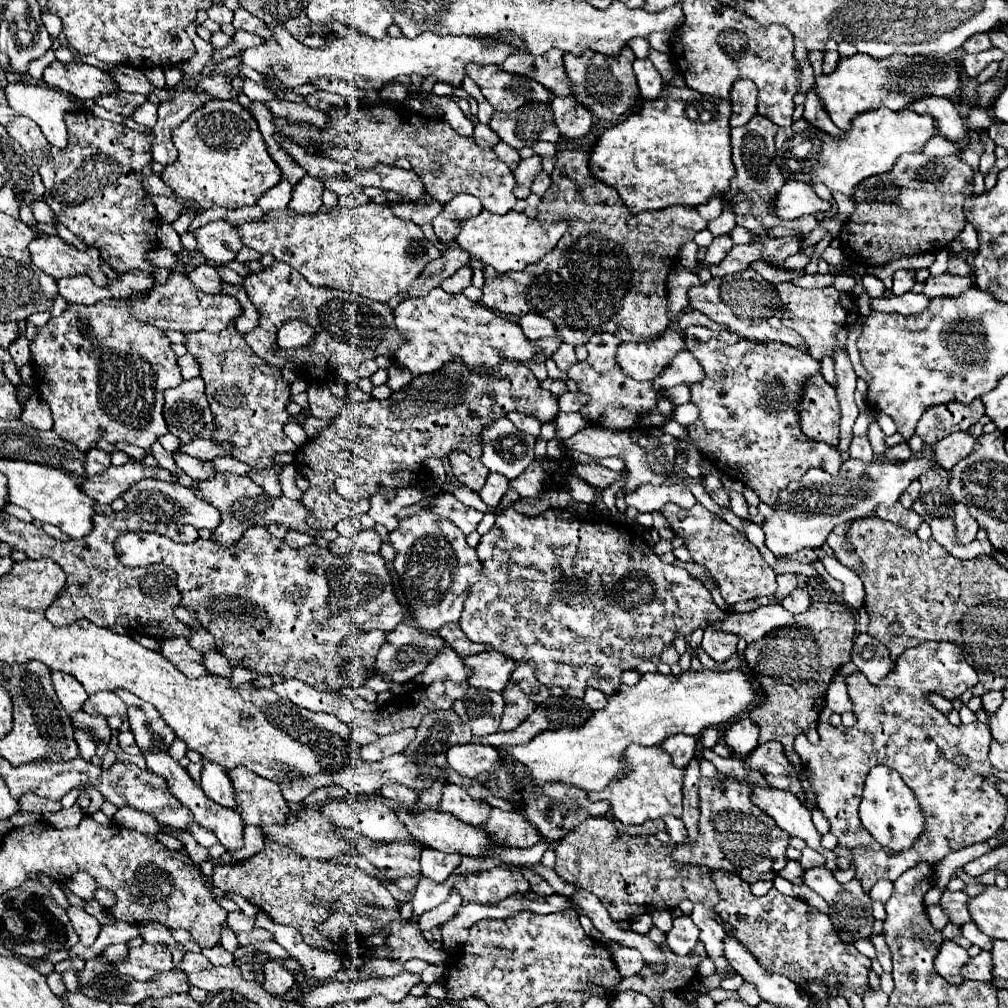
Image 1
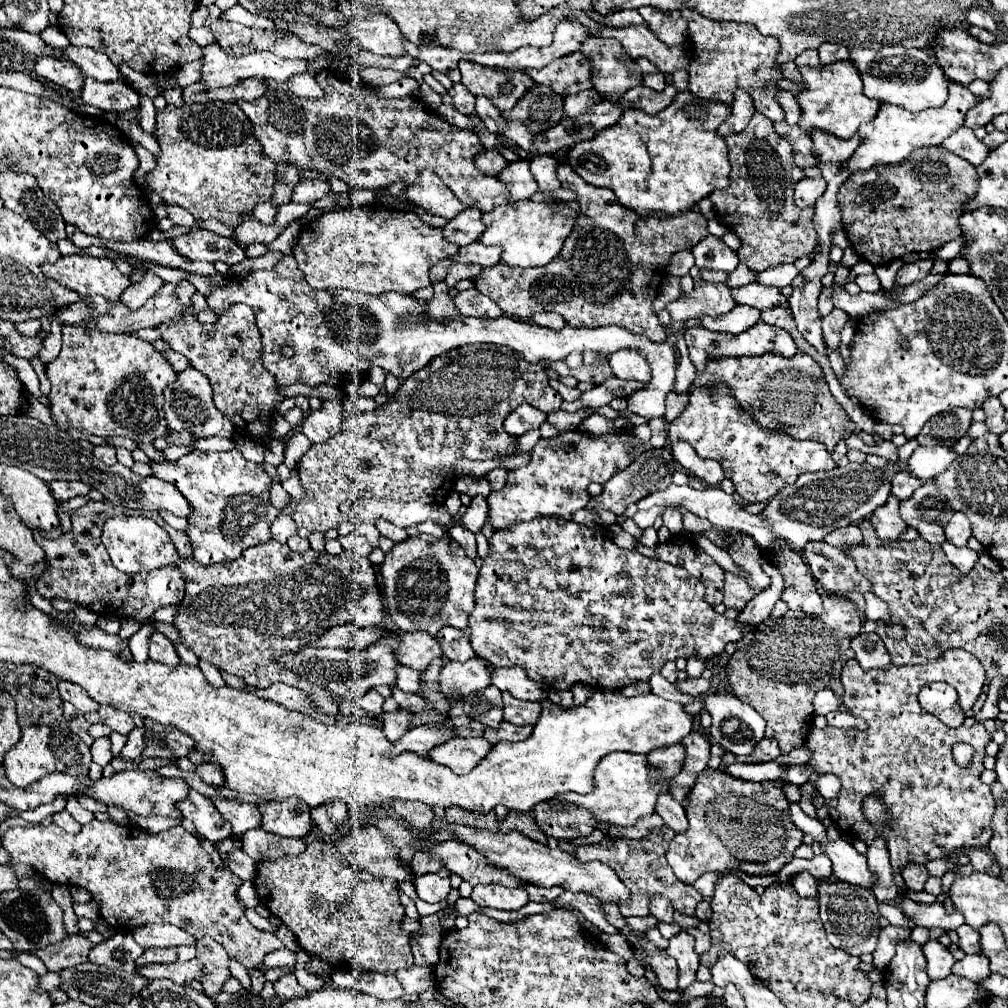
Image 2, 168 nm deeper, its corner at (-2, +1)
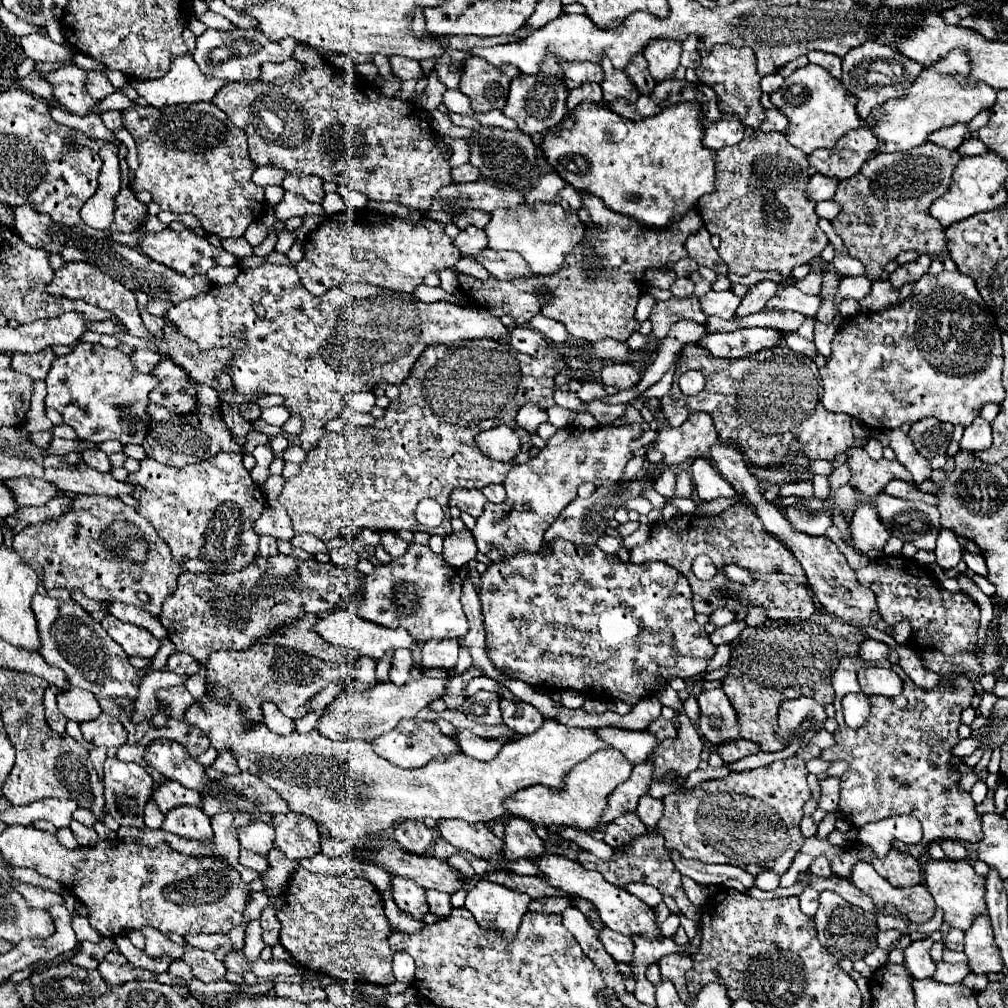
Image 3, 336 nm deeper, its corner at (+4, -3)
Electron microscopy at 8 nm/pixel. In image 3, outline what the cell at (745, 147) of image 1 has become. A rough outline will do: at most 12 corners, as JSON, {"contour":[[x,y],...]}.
{"contour":[[747,128],[697,212],[729,272],[791,276],[829,244],[807,156]]}

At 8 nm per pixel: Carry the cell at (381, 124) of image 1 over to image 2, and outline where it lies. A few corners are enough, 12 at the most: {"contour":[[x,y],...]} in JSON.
{"contour":[[315,74],[319,100],[239,108],[273,162],[351,188],[433,170],[467,206],[509,204],[473,130],[413,96]]}

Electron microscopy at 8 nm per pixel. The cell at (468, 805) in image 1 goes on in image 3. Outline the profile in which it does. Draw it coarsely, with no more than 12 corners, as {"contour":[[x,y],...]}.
{"contour":[[441,820],[441,836],[481,860],[503,852],[487,824]]}

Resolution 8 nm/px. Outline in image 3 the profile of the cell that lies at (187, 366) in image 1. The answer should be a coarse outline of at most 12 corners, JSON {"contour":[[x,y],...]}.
{"contour":[[135,350],[129,356],[133,368],[149,374],[161,356],[151,350]]}

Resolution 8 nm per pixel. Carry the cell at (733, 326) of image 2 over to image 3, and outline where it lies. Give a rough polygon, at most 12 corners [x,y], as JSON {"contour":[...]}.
{"contour":[[771,280],[751,286],[737,314],[761,312],[777,294],[779,284]]}

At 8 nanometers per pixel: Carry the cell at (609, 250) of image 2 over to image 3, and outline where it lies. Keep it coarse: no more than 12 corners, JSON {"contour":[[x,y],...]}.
{"contour":[[593,196],[567,272],[513,282],[455,272],[499,318],[625,342],[645,270],[673,268],[695,208],[649,228]]}

